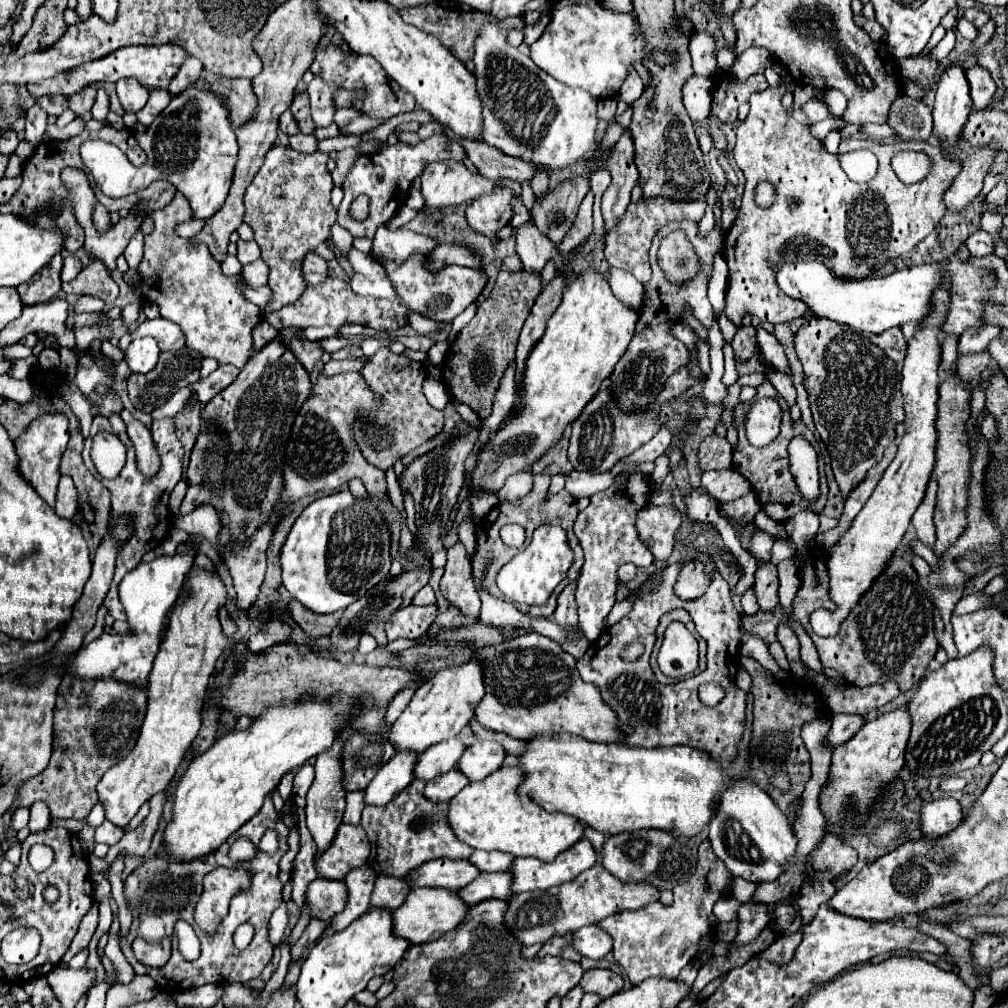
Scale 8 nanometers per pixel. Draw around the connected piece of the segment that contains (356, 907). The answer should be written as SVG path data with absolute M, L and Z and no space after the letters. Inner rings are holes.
M367 864L349 870L349 874L343 880L347 886L347 906L341 914L333 918L331 928L335 932L345 930L353 920L357 920L361 914L369 910L369 898L371 898L375 878L377 878L375 872Z

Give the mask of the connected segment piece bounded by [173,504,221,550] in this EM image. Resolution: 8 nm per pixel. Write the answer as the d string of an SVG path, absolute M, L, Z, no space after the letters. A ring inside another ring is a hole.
M199 504L191 514L177 516L173 526L185 530L187 534L201 534L217 550L217 540L219 540L221 524L219 524L219 516L217 516L217 512L213 510L211 504Z

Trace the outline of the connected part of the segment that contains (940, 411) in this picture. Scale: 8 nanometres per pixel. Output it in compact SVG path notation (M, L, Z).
M949 372L939 386L939 400L937 400L937 458L933 466L933 474L939 482L937 504L935 504L935 532L937 542L933 552L937 558L945 554L949 546L957 542L957 538L967 528L967 502L969 492L967 486L971 482L971 454L965 436L965 420L969 418L969 402L971 402L971 386L963 382L955 372Z

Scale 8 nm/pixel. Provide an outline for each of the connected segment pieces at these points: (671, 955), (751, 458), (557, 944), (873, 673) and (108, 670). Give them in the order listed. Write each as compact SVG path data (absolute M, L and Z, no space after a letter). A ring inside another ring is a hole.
M703 840L699 846L697 872L691 876L687 884L673 888L671 906L653 902L641 910L617 912L601 920L597 926L613 938L615 962L621 964L631 984L637 986L651 976L677 978L681 968L691 960L695 960L695 956L699 954L701 936L713 934L713 928L717 926L717 920L713 916L713 904L729 894L731 894L731 874L727 866L715 856L709 840Z
M789 416L789 418L783 418L781 432L779 432L779 436L771 444L767 444L763 448L737 446L737 450L733 452L733 468L751 482L751 486L757 492L757 498L761 502L761 510L771 520L775 520L779 524L791 520L799 510L813 510L815 514L821 514L823 512L823 506L825 506L825 500L827 500L827 480L823 476L823 464L821 464L821 498L815 504L807 504L799 496L799 488L795 486L795 480L791 476L791 472L789 472L789 454L787 454L787 444L789 444L789 440L793 436L805 436L817 448L817 440L815 440L813 432L801 420L799 422L793 422L791 416Z
M571 932L563 934L563 936L555 934L549 942L543 944L543 948L539 950L536 958L543 958L547 954L561 956L561 958L567 958L567 960L573 960L573 962L579 962L581 960L581 956L571 950Z
M895 556L889 562L885 572L859 600L859 606L841 622L835 636L823 638L815 632L809 636L817 646L821 664L837 670L849 686L857 688L891 680L901 692L907 692L923 678L939 648L933 634L933 604L927 600L911 560L905 556Z
M201 538L191 540L187 544L187 552L177 552L173 556L159 556L151 562L143 562L137 568L133 568L119 584L119 598L125 604L127 622L131 624L133 634L121 636L121 634L105 632L101 638L93 640L89 646L83 646L75 656L67 658L67 672L73 672L75 676L83 680L111 676L111 678L117 678L131 686L141 688L147 682L149 670L153 668L153 658L157 654L159 634L163 630L165 614L177 600L187 572L193 568L199 542Z

